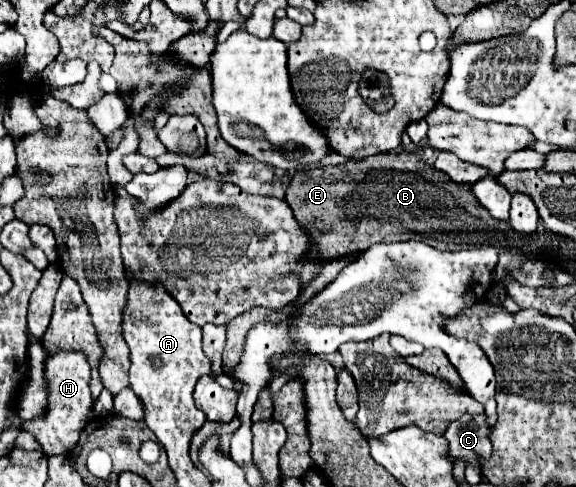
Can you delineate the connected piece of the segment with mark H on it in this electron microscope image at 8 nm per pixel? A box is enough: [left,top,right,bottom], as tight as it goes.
[22,351,92,455]

